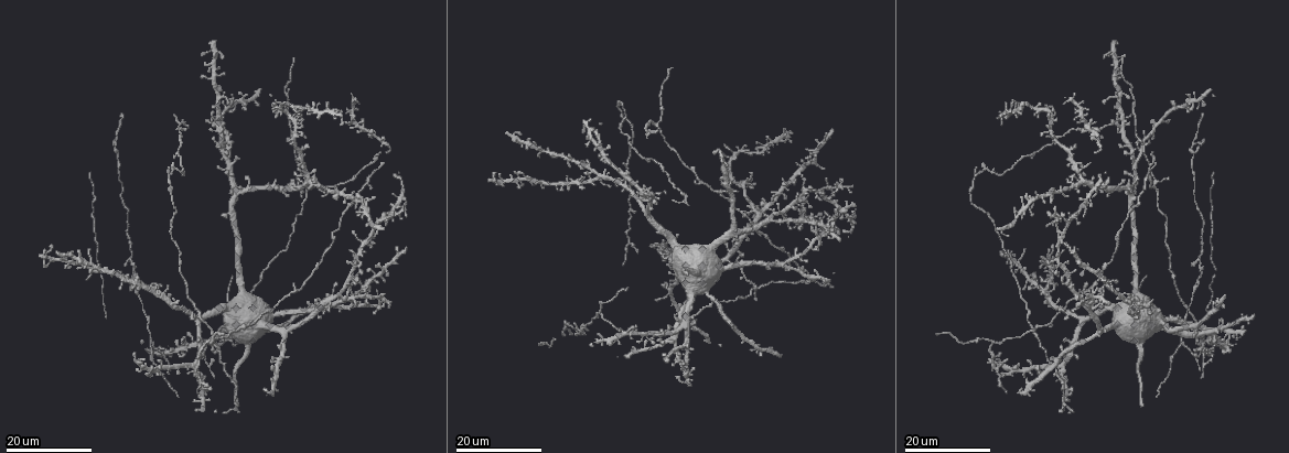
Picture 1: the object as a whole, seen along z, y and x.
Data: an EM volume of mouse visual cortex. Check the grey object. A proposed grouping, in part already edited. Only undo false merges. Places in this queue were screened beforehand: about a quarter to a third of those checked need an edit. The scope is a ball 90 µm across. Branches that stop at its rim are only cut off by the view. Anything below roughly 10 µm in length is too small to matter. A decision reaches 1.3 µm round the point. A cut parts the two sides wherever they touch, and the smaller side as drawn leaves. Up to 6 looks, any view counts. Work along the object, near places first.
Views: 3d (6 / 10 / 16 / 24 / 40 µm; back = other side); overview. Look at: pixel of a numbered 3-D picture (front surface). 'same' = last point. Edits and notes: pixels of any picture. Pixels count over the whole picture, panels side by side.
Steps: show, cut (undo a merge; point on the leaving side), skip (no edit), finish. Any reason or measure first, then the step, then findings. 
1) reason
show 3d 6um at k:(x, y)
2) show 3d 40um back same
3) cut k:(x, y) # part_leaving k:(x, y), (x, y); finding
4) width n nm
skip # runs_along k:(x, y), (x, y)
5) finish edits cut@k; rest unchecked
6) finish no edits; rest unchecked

arms part here
show 3d 24um at 1:(1134, 304)

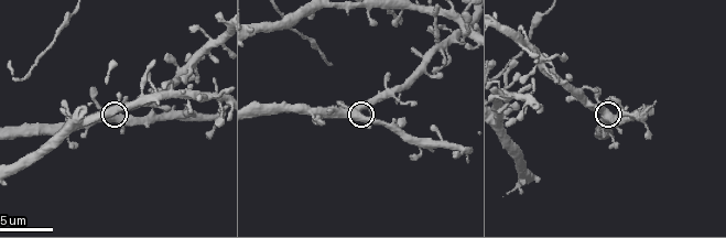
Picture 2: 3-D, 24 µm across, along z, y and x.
show 3d 6um at 2:(607, 115)

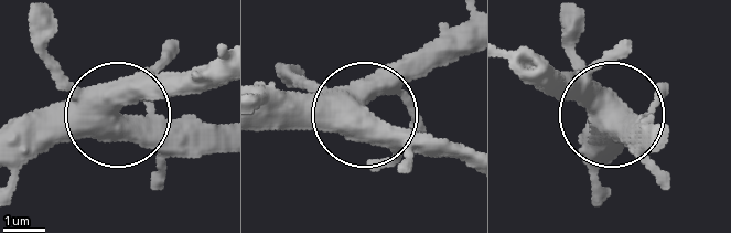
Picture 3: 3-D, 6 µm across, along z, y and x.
width 500 nm
skip # all the same cell

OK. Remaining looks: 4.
show 3d 16um at 1:(150, 343)

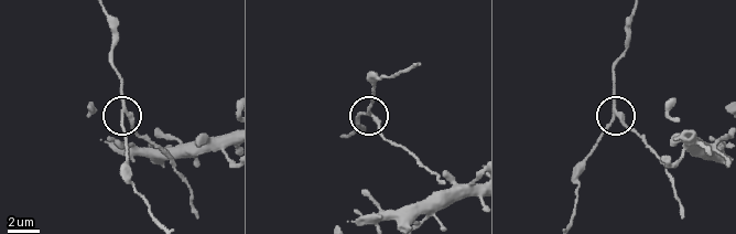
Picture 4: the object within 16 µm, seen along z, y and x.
show 3d 6um at 4:(124, 115)

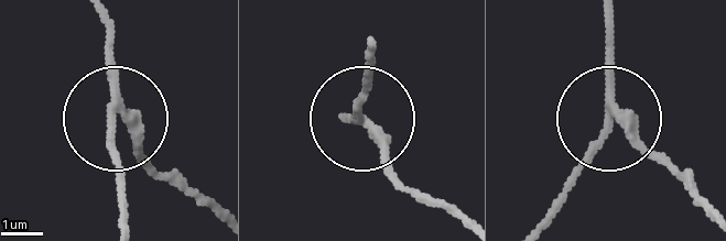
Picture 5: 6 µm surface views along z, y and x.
cut 5:(112, 157) # part_leaving 5:(110, 100), (120, 223); two cells meet here

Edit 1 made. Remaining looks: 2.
finish edits cut@5; rest unchecked

